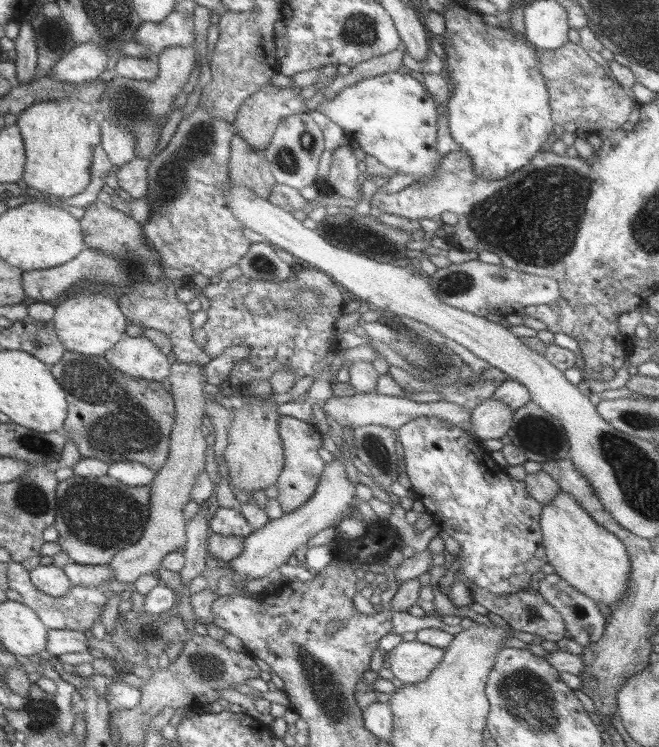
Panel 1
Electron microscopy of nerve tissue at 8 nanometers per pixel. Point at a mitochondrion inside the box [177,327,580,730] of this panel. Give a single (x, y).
(327, 694)

